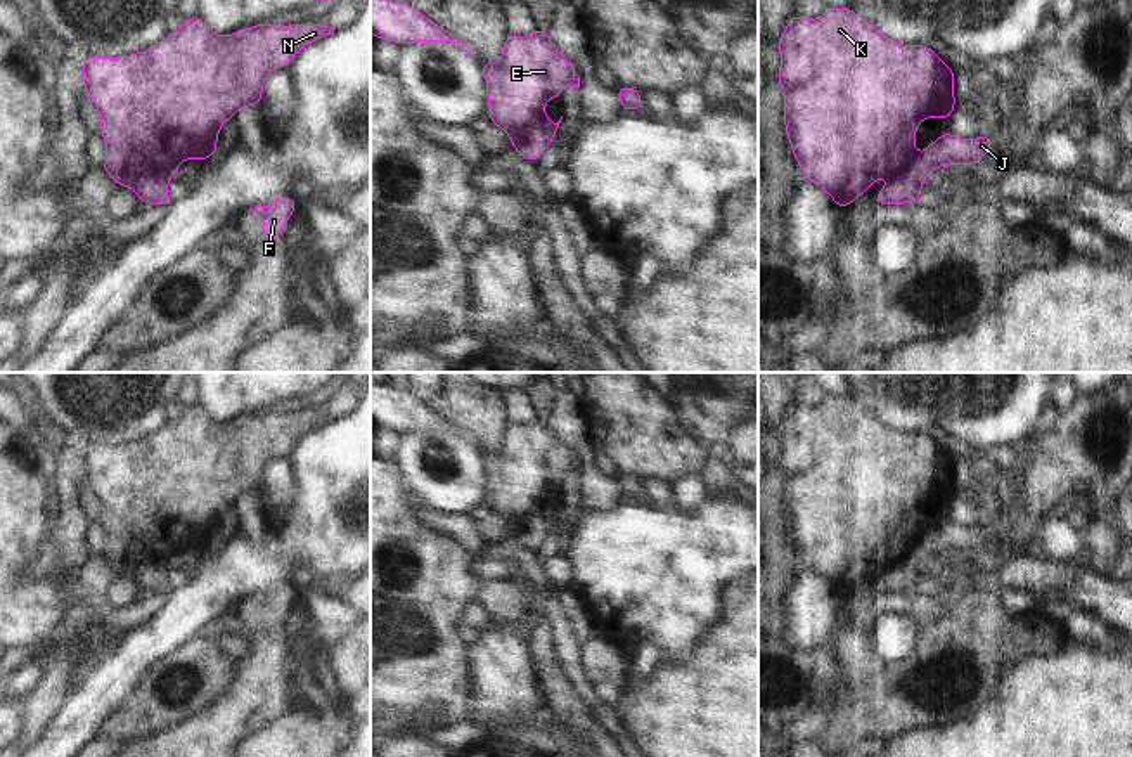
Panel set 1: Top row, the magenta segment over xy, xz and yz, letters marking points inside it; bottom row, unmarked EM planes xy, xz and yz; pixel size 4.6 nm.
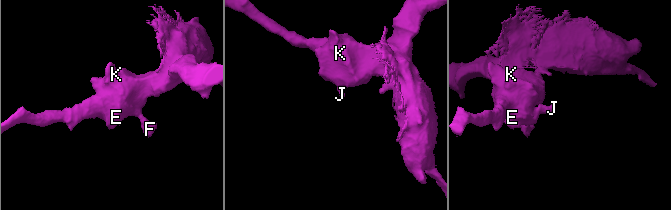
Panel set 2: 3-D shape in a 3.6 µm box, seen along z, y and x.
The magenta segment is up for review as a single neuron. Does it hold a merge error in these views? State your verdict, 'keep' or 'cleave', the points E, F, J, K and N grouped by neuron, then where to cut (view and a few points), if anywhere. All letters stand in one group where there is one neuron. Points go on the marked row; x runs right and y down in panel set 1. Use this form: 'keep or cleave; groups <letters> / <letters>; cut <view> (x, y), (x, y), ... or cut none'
cleave; groups E F K N / J; cut xz (553, 120), (535, 118), (514, 146)

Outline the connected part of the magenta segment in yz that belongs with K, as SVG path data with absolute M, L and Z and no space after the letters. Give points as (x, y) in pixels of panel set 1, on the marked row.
M850 7L827 9L817 19L794 14L777 42L781 71L777 83L784 95L782 116L791 152L803 178L819 184L838 208L848 208L883 177L916 175L916 130L924 118L950 120L957 104L955 69L940 61L929 45L904 45L883 36Z

